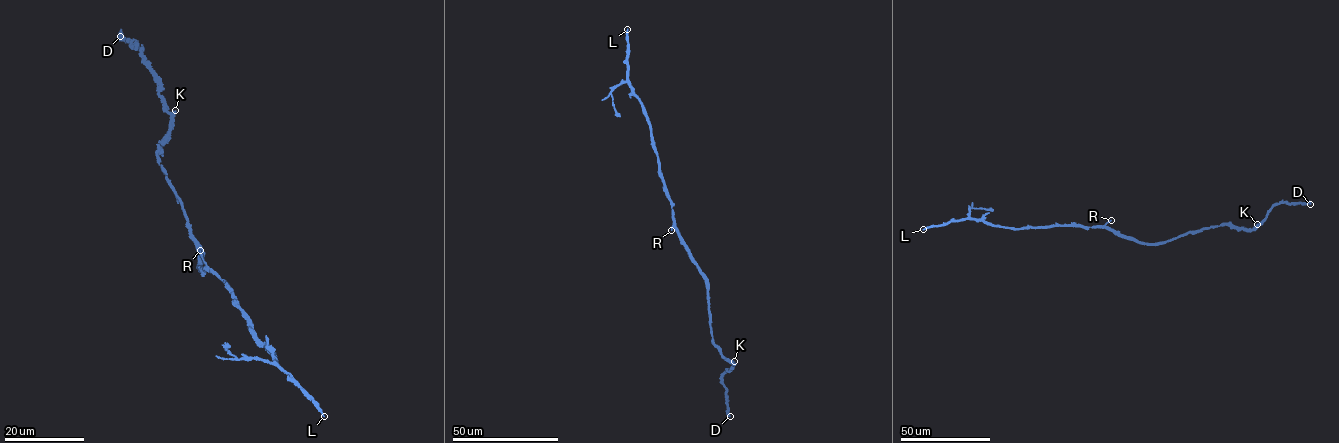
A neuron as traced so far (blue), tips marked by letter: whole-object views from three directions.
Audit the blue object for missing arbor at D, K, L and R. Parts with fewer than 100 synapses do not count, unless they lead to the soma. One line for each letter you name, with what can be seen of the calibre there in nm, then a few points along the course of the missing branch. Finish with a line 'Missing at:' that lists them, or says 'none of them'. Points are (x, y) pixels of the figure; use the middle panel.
L: calibre 160 nm
Missing at: L

